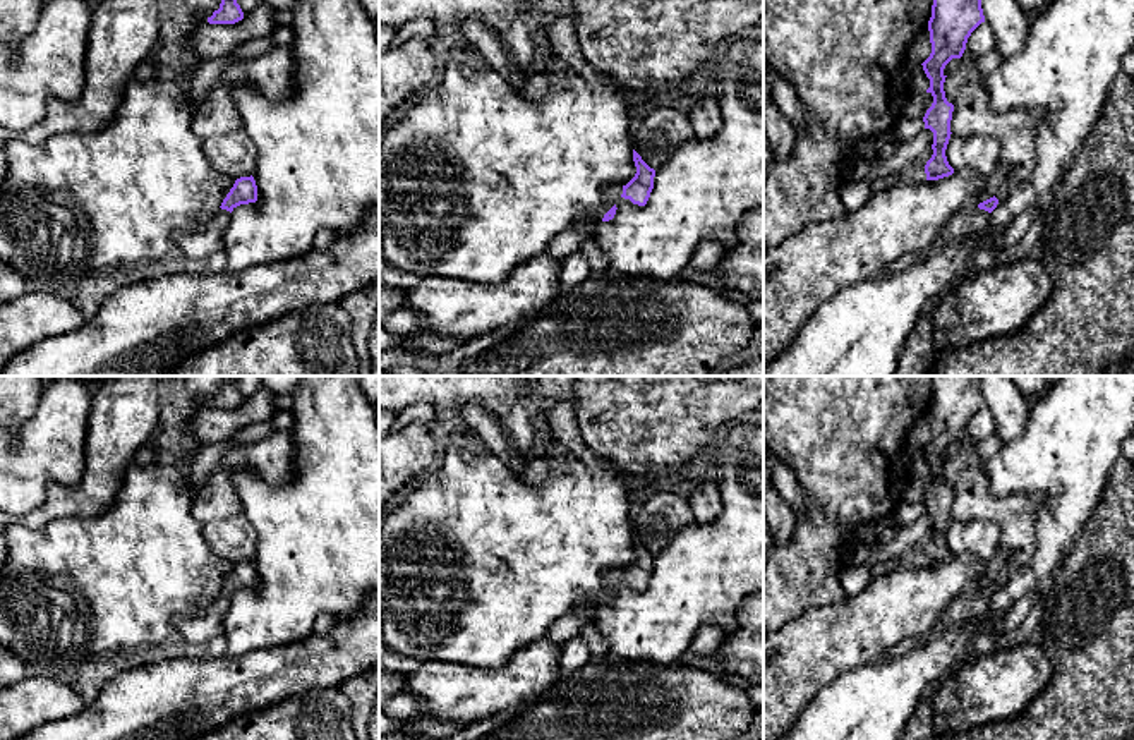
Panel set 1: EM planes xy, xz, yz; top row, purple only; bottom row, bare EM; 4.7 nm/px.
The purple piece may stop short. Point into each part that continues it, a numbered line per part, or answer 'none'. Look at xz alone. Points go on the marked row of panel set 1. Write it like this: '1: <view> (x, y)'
1: xz (613, 193)

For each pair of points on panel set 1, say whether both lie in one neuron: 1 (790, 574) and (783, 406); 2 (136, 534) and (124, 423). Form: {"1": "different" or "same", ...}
{"1": "same", "2": "different"}

